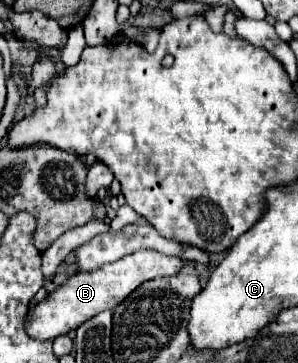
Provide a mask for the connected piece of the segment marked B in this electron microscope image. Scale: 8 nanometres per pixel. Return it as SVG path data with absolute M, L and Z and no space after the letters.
M139 250L97 270L75 272L73 276L69 276L67 282L63 282L51 294L37 302L37 306L27 314L25 332L35 340L55 340L61 334L69 334L69 330L77 330L83 322L87 322L95 314L107 308L115 308L143 282L155 280L159 276L173 276L181 268L183 260L181 258L177 260L177 256L165 256L155 250Z

